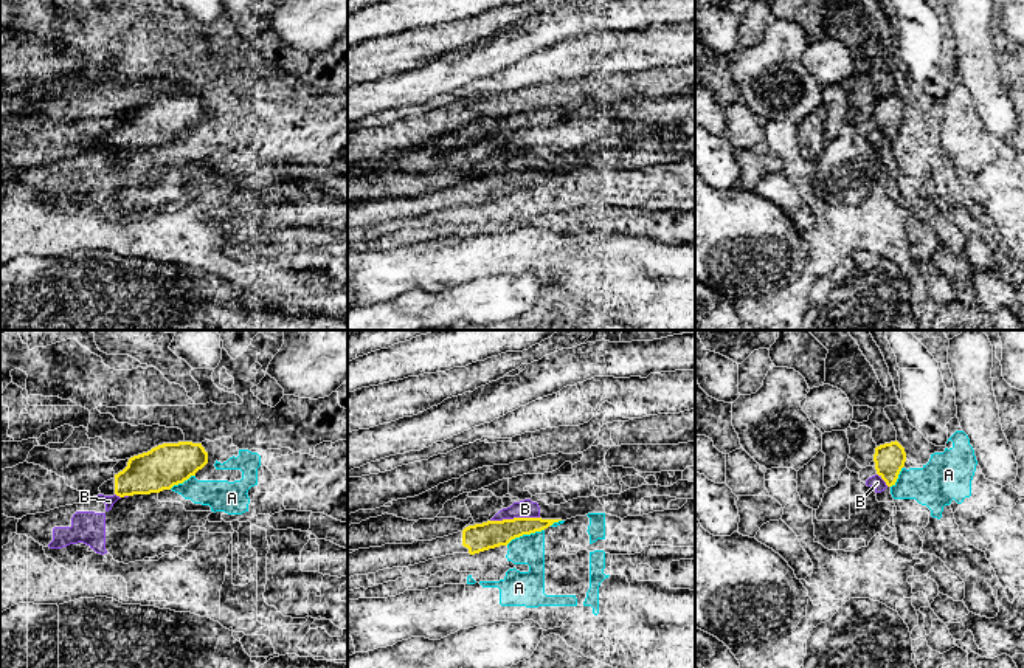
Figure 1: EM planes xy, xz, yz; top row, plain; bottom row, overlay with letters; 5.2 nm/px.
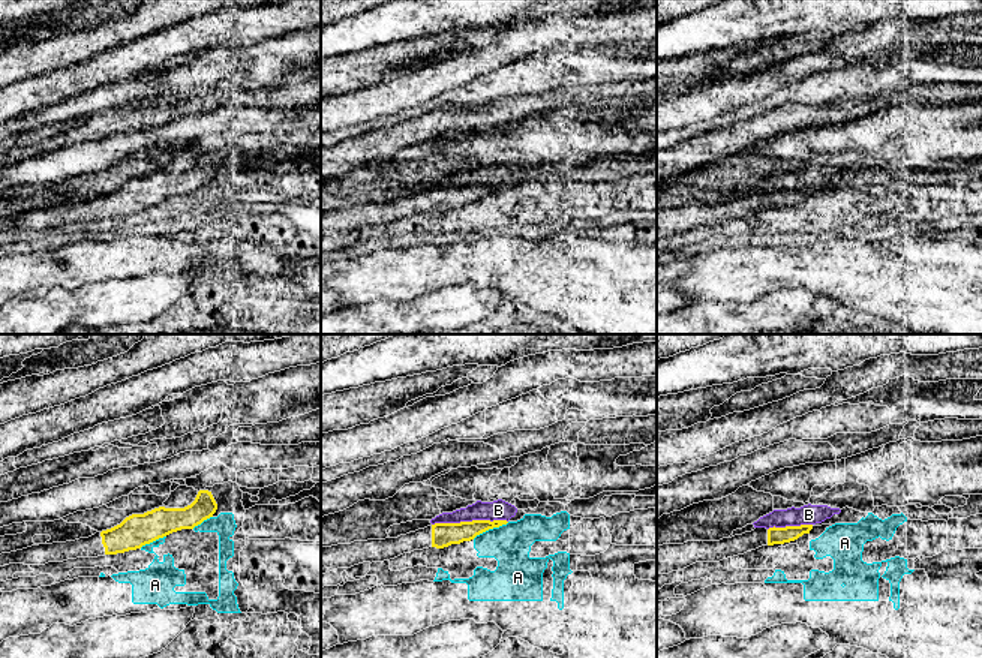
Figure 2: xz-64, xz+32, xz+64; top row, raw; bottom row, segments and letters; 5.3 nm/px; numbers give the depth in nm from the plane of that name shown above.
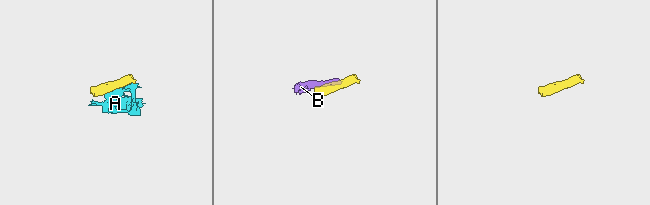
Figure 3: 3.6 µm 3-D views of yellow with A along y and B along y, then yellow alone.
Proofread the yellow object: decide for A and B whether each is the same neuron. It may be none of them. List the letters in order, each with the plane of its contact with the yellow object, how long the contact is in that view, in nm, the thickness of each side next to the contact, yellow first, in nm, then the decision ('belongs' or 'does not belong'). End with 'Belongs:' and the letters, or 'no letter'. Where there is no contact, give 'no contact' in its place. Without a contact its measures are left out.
A: contact in xz; length 220 nm; calibres 150 and 160 nm; does not belong
B: contact in xz; length 260 nm; calibres 150 and 100 nm; does not belong
Belongs: no letter

